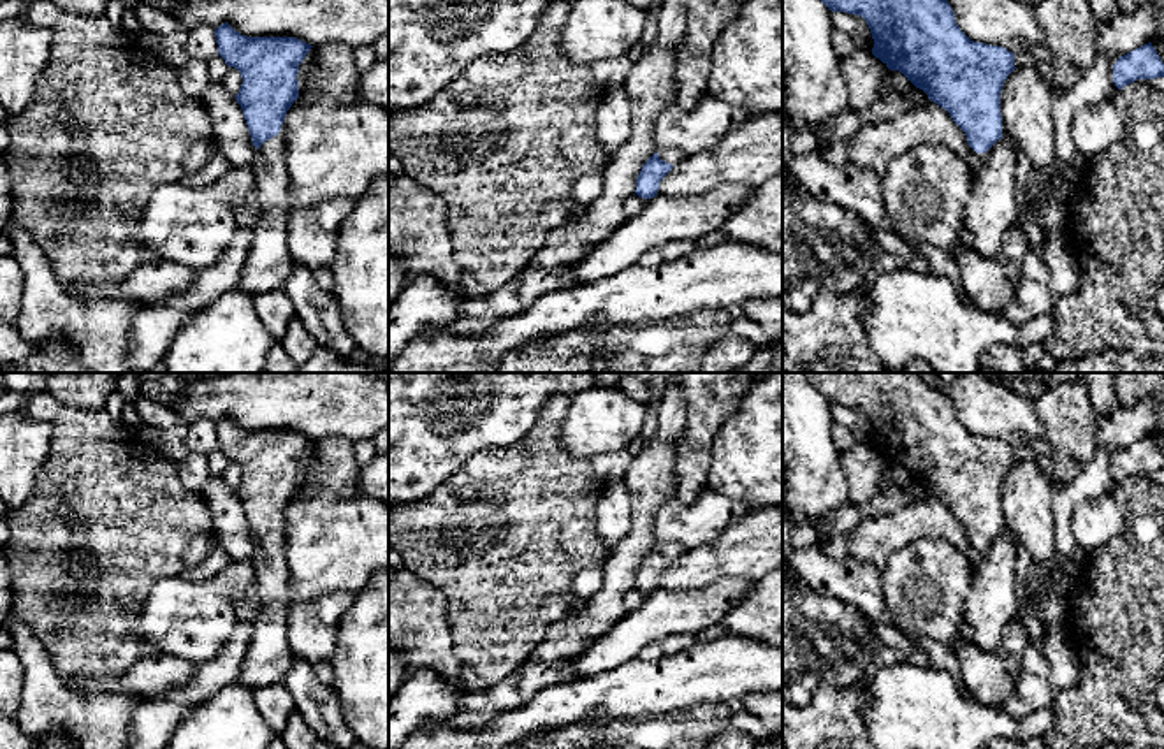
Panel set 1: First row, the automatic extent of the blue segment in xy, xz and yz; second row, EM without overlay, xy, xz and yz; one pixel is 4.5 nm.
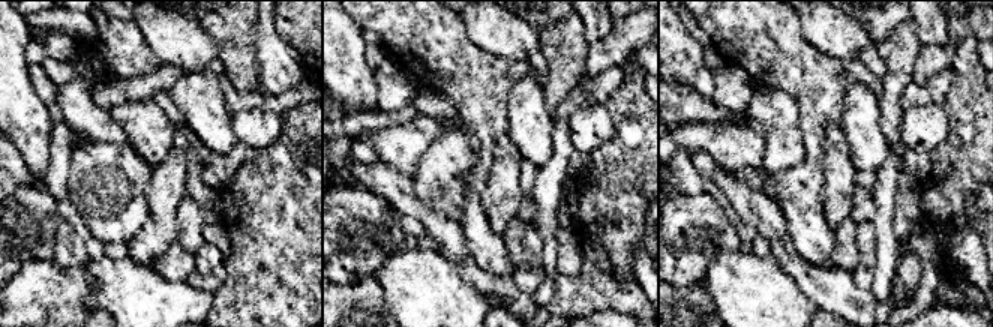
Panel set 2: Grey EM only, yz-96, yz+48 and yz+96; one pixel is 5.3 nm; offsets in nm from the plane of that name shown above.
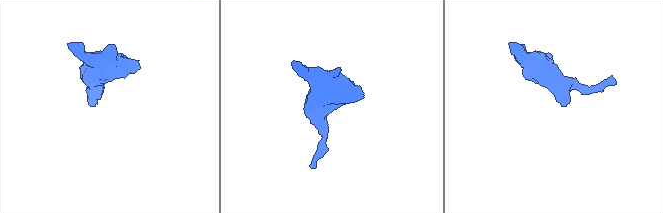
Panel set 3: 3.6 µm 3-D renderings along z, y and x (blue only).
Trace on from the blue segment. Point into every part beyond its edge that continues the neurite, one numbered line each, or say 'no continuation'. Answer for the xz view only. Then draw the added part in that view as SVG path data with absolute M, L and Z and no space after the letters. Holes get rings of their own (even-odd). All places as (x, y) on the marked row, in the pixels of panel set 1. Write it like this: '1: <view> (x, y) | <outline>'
1: xz (670, 155) | M663 148L663 149L658 149L658 155L661 160L665 160L666 164L679 164L686 153L682 149L677 149L677 148Z

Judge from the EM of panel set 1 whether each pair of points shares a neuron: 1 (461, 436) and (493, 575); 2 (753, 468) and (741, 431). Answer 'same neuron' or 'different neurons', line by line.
1: different neurons
2: same neuron

